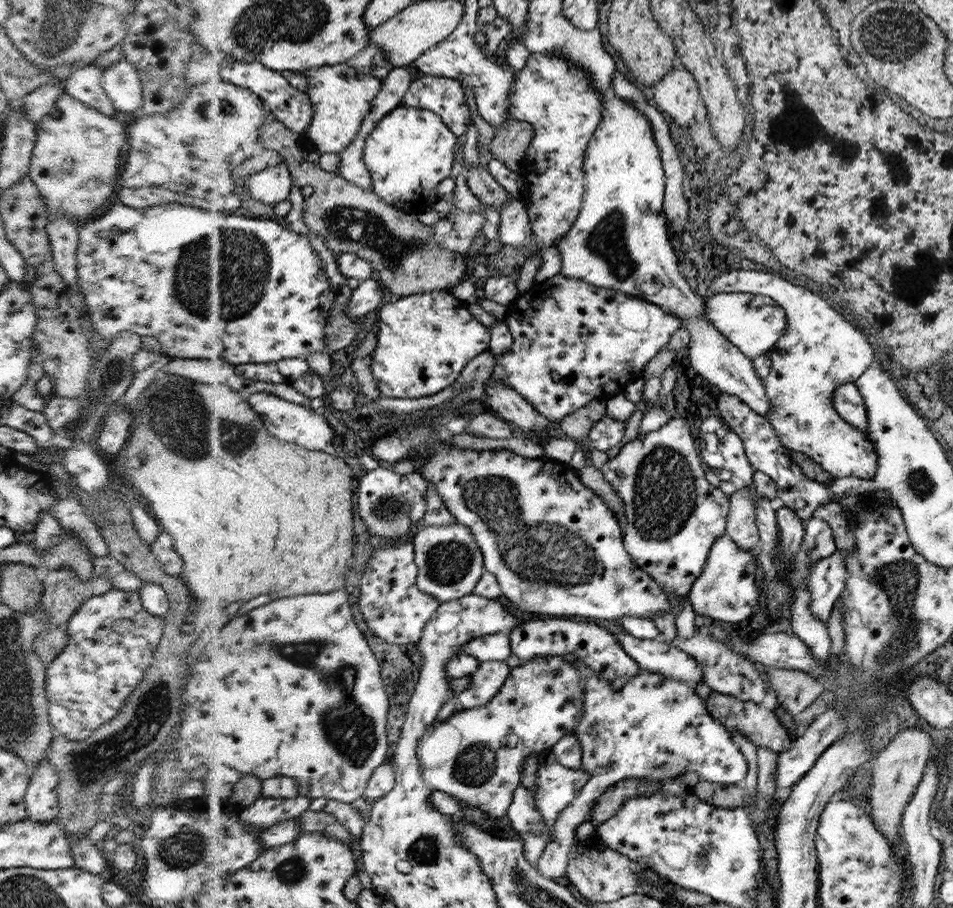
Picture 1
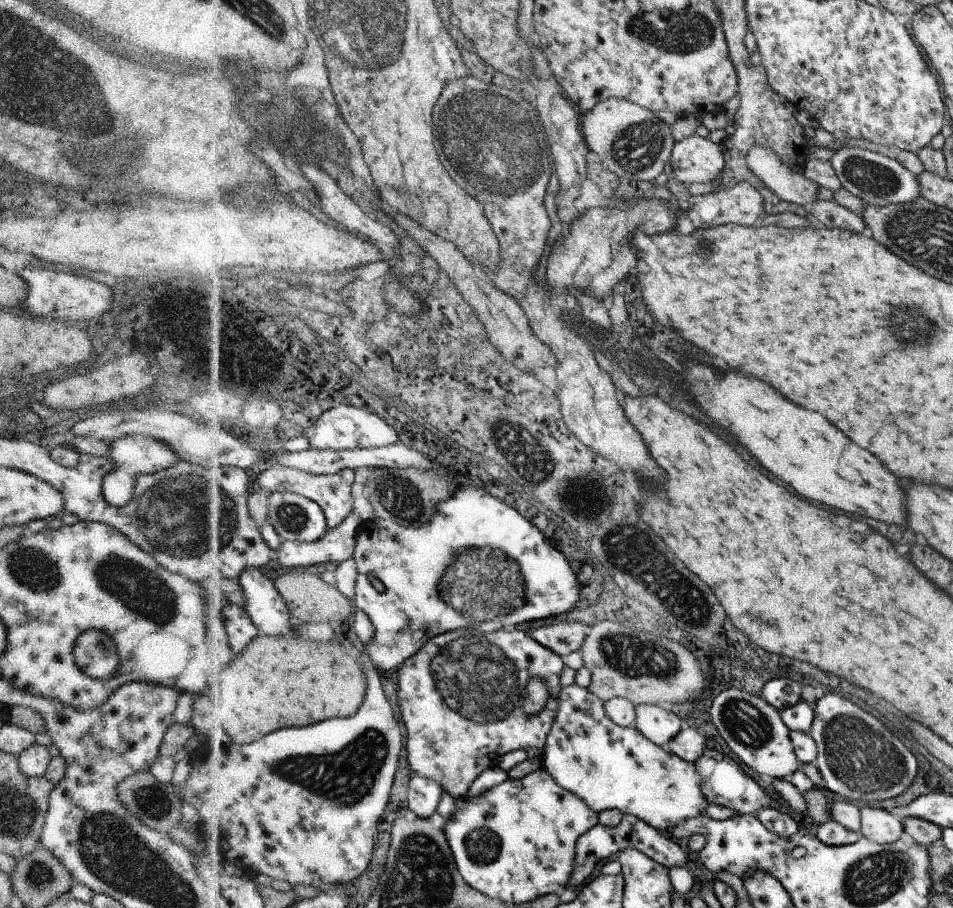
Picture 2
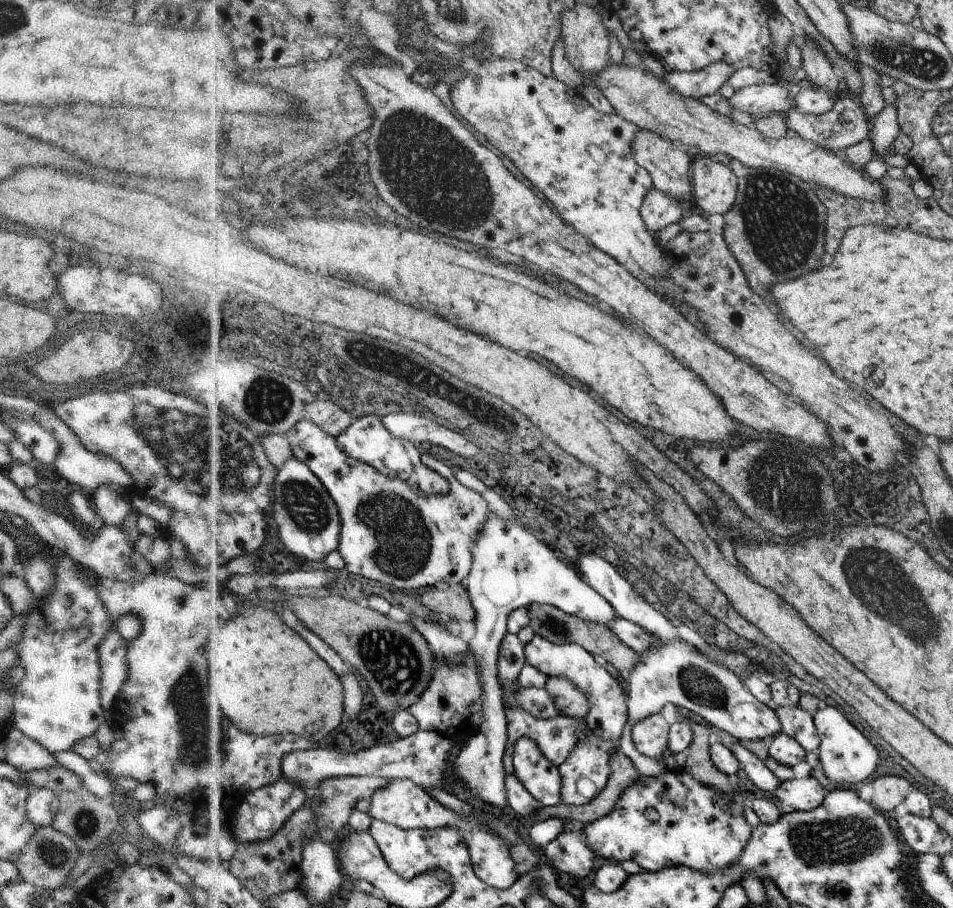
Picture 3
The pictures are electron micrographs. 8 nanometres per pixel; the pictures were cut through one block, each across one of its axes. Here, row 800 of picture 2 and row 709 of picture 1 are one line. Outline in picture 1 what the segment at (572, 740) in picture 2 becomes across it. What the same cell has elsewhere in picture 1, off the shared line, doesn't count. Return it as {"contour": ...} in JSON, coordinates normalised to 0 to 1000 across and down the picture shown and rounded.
{"contour":[[[596,724],[610,741],[614,763],[614,780],[610,795],[601,807],[610,816],[611,846],[620,852],[609,874],[586,898],[579,926],[575,927],[562,949],[566,961],[582,970],[596,964],[598,941],[608,930],[604,912],[619,903],[627,879],[655,858],[696,860],[719,850],[731,850],[735,859],[759,865],[779,865],[785,839],[766,815],[766,808],[743,786],[741,775],[724,756],[714,749],[699,747],[689,740],[672,736],[657,757],[645,761],[642,750],[613,727]]]}

